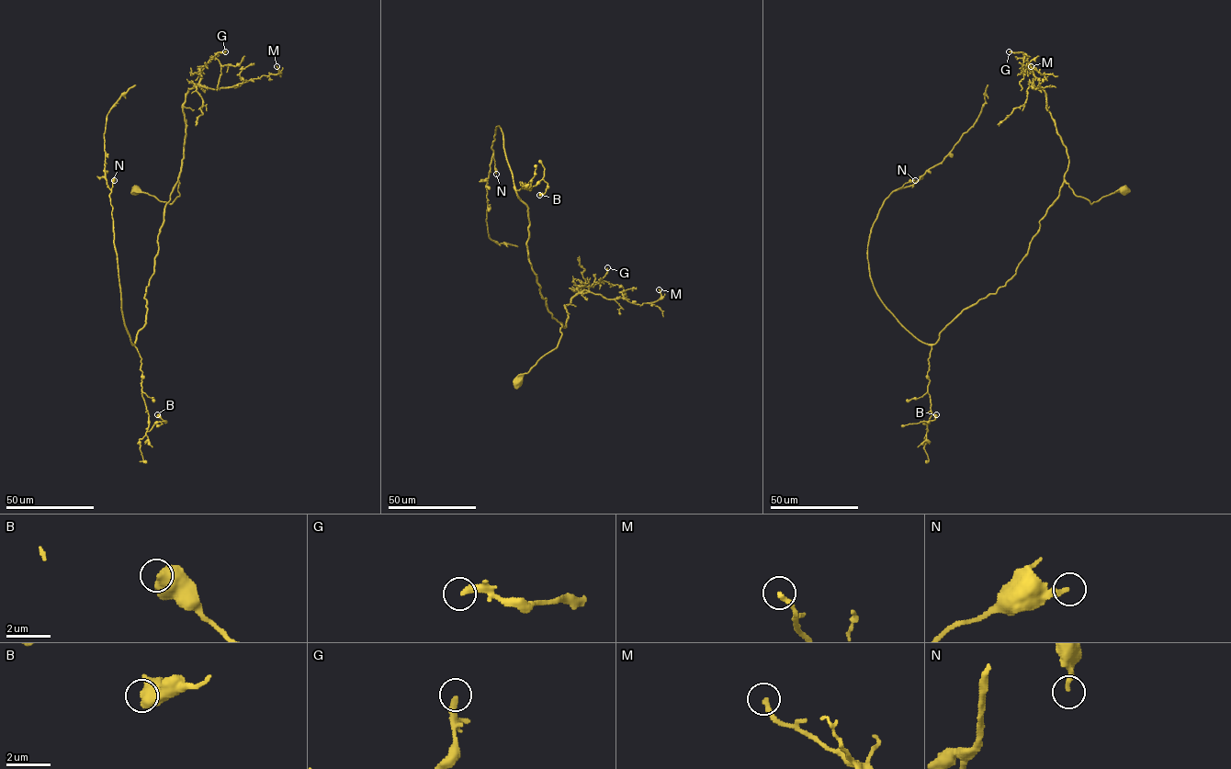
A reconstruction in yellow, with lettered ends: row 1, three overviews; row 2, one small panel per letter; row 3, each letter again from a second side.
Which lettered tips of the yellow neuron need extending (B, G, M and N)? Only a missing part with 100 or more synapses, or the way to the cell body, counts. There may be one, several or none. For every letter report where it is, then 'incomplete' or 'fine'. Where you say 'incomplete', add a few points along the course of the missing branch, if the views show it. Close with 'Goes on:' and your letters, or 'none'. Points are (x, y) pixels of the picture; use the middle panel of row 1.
B: (539, 195) | fine
G: (607, 267) | fine
M: (659, 289) | fine
N: (496, 174) | fine
Goes on: none

